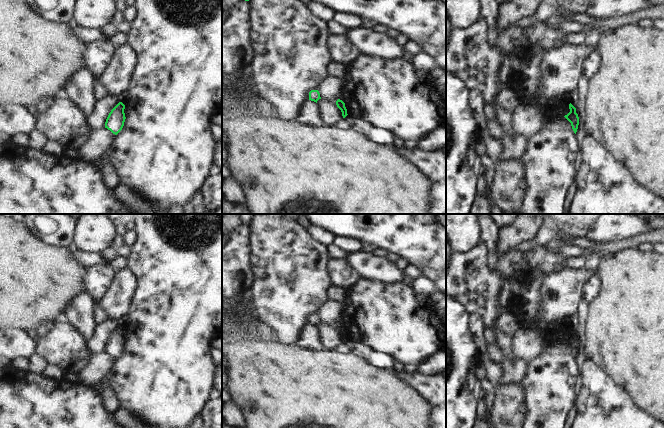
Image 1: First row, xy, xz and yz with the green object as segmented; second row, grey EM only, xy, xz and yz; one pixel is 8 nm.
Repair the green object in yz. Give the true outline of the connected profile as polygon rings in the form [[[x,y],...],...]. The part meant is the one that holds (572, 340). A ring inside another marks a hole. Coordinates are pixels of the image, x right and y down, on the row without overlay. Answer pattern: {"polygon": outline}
{"polygon": [[[571,327],[569,328],[569,333],[570,336],[564,341],[571,347],[572,353],[576,358],[579,349],[579,341],[576,337],[576,332]]]}

